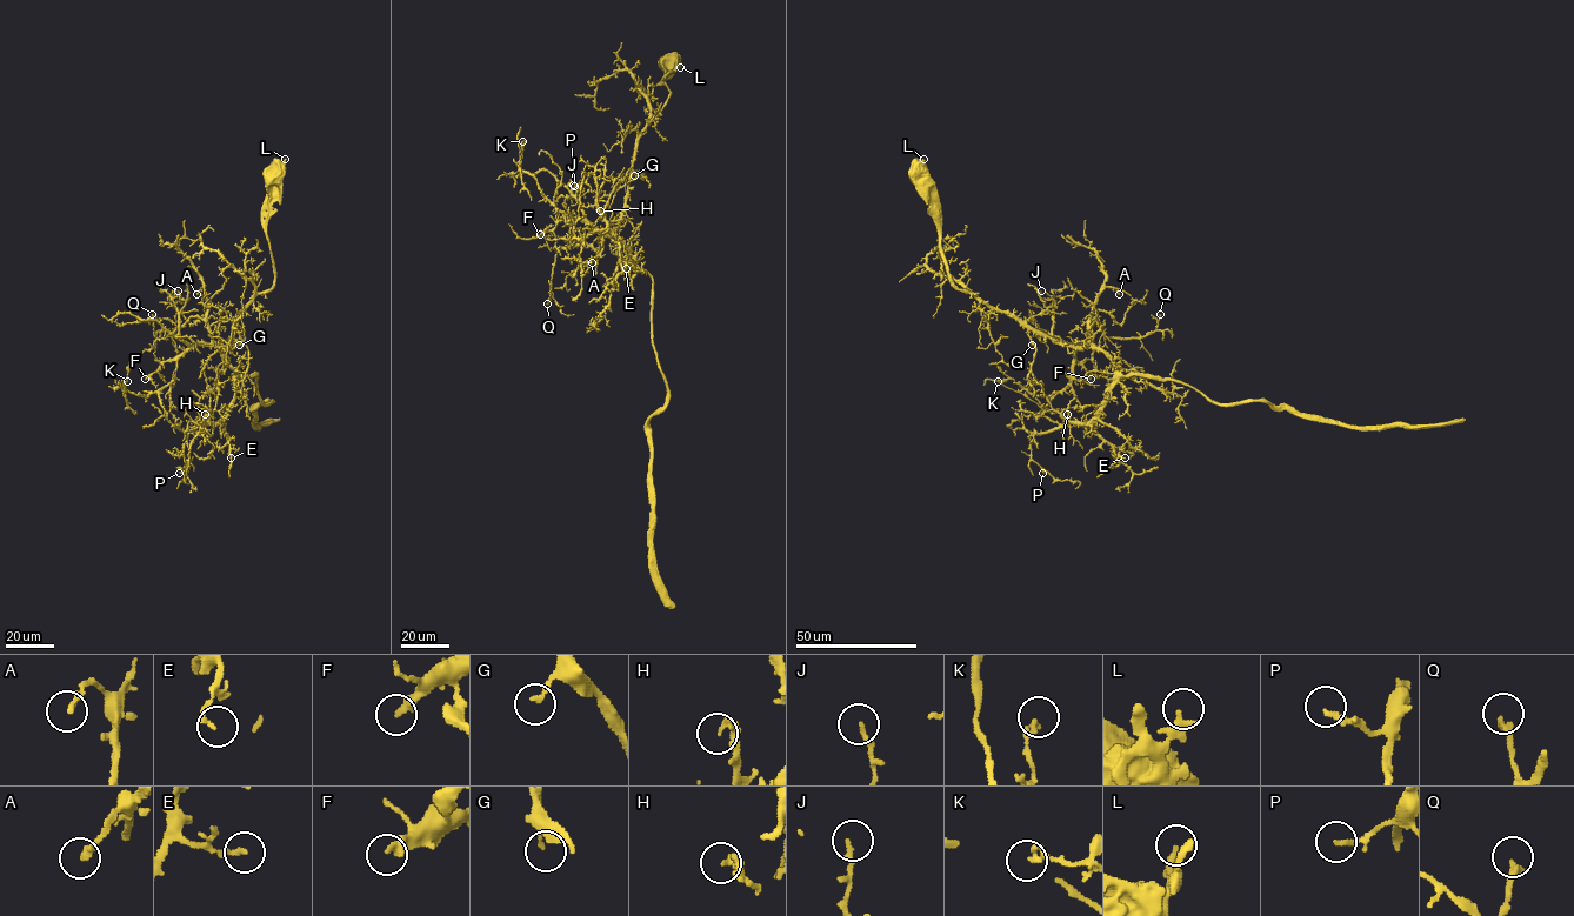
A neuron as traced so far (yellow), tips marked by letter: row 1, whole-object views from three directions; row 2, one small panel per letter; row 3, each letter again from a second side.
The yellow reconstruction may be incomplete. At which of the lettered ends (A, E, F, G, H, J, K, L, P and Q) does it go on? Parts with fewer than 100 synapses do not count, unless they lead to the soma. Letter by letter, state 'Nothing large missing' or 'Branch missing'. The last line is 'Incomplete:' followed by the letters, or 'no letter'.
A: Nothing large missing
E: Nothing large missing
F: Branch missing
G: Nothing large missing
H: Nothing large missing
J: Nothing large missing
K: Nothing large missing
L: Nothing large missing
P: Nothing large missing
Q: Nothing large missing
Incomplete: F

